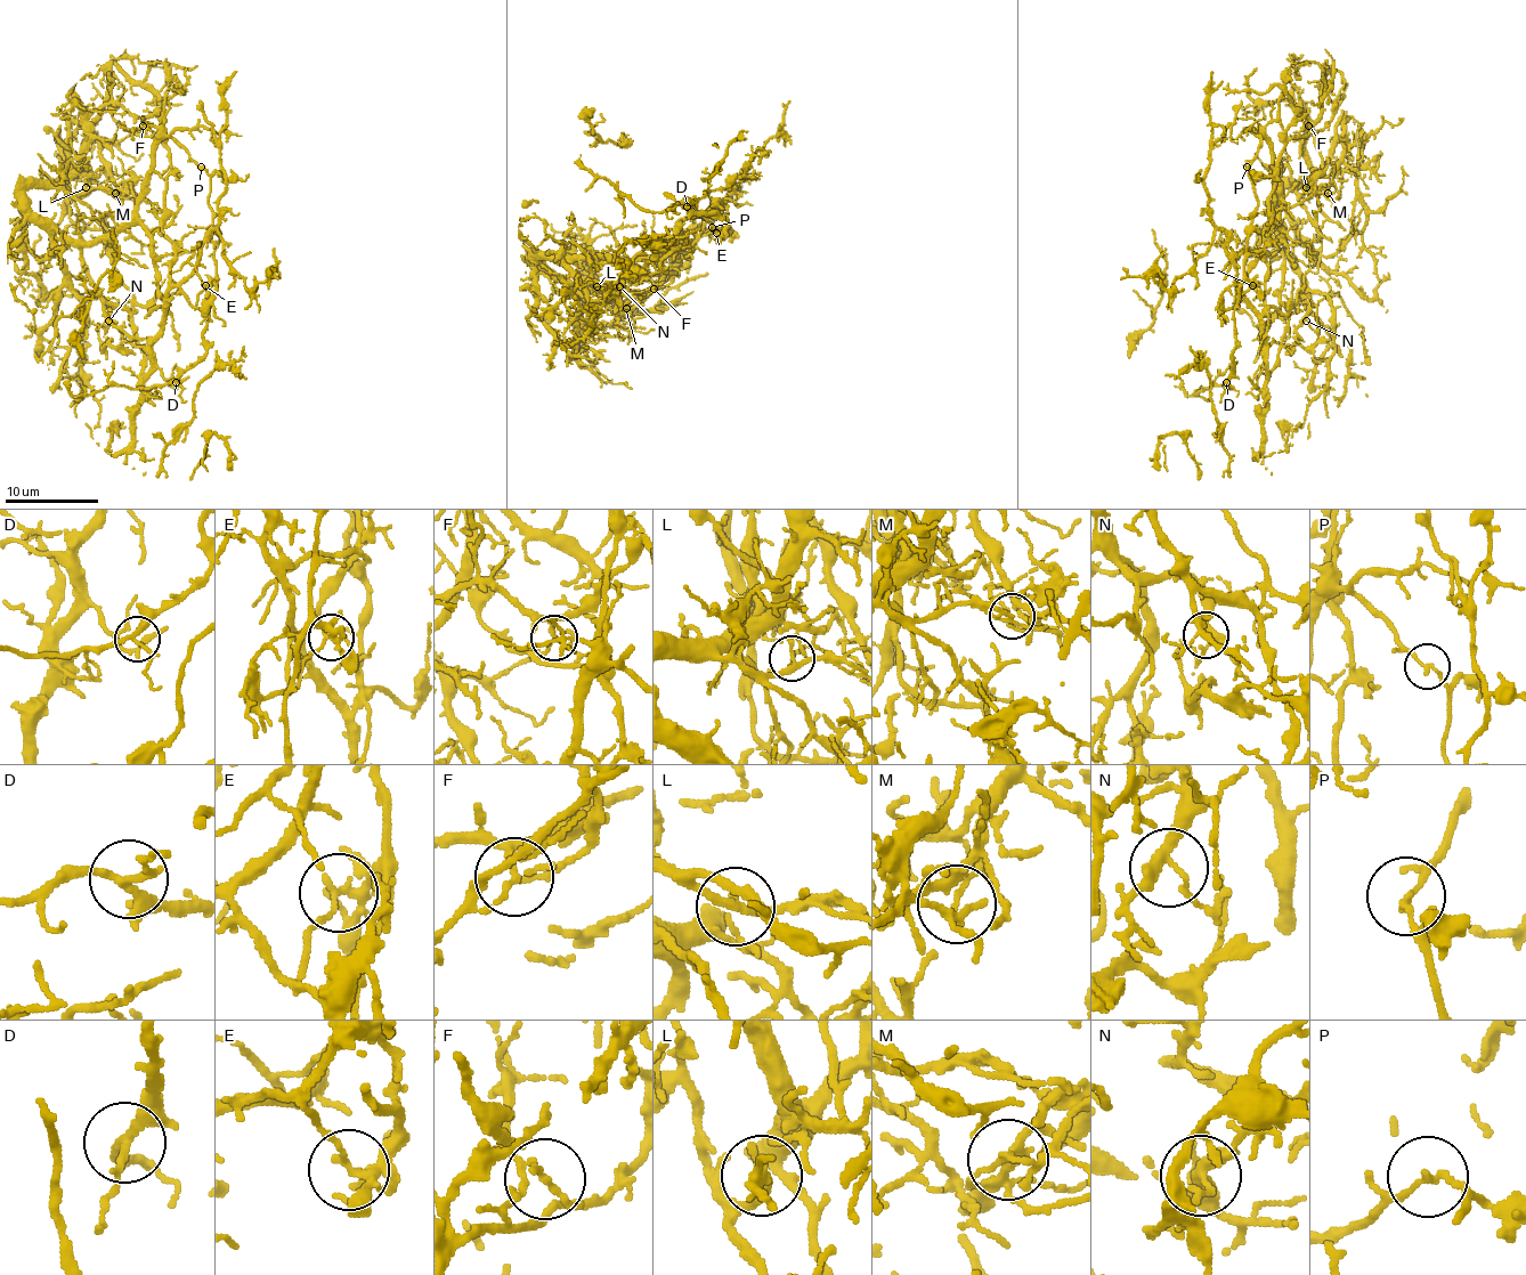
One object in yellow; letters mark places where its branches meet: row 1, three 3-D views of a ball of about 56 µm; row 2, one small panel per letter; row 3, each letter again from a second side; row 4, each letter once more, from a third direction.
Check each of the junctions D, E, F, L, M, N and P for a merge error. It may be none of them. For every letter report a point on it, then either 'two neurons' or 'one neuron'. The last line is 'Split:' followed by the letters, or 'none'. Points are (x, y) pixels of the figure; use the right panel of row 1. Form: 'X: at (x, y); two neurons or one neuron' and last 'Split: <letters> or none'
D: at (1226, 382); one neuron
E: at (1252, 285); two neurons
F: at (1308, 126); two neurons
L: at (1306, 187); one neuron
M: at (1328, 193); two neurons
N: at (1306, 321); one neuron
P: at (1247, 167); two neurons
Split: E, F, M, P

